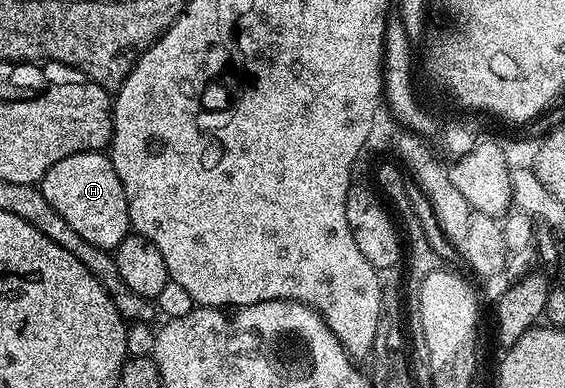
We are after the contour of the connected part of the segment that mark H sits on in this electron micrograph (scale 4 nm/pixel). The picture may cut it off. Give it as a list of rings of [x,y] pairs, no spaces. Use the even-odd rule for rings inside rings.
[[[104,152],[80,153],[67,159],[59,159],[51,171],[39,182],[41,194],[87,239],[87,243],[95,243],[100,249],[116,250],[117,245],[131,232],[129,224],[129,208],[123,191],[123,183],[119,183],[119,175],[115,175],[112,160]]]

